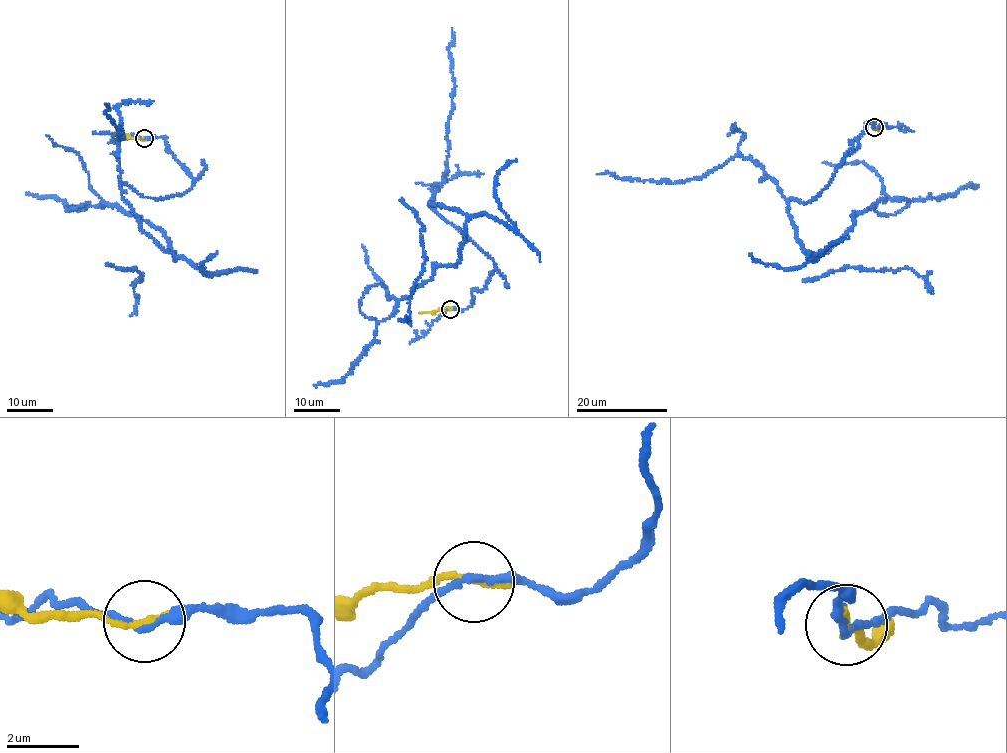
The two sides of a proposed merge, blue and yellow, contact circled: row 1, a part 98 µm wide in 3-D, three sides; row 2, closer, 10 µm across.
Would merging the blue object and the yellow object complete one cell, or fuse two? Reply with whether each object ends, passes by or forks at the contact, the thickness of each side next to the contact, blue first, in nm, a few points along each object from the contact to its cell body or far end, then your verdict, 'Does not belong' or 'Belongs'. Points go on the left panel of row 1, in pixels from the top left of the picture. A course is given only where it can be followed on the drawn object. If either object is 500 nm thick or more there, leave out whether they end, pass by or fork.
At the ring blue passes by. At the ring yellow ends. Thickness 200 nm (blue) against 240 nm. Course of blue: (144, 139), (166, 139), (194, 180), (161, 199), (121, 184), (176, 260), (116, 205), (27, 192). Course of yellow: (144, 138), (111, 133). Does not belong

